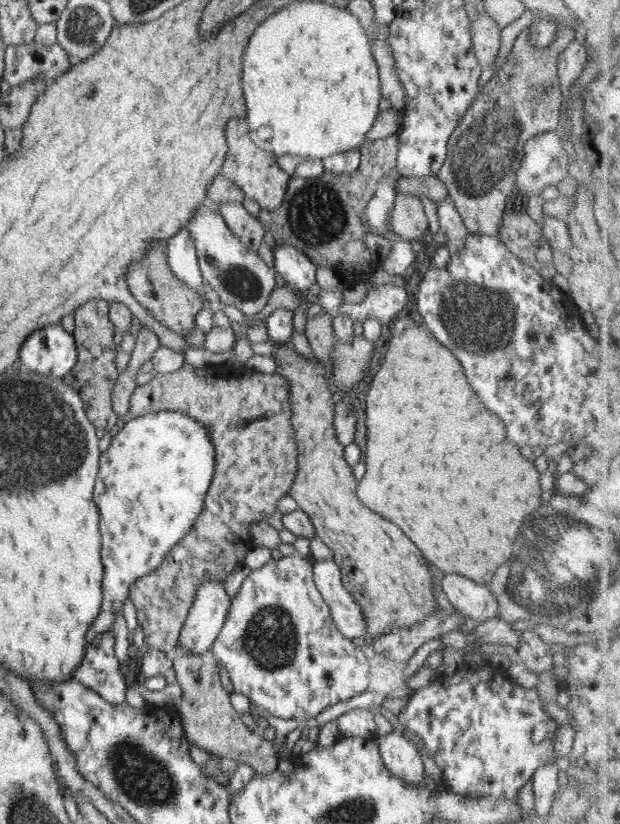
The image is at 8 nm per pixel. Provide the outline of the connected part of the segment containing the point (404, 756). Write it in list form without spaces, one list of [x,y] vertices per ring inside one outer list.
[[[401,730],[376,735],[376,738],[380,746],[380,756],[392,774],[412,785],[429,783],[416,744],[406,738]]]

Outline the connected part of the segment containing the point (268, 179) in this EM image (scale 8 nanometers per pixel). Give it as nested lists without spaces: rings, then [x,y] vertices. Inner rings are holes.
[[[231,118],[225,128],[227,154],[220,174],[236,183],[244,192],[244,196],[258,202],[262,208],[278,209],[284,200],[284,195],[292,178],[284,172],[277,163],[277,157],[257,147],[250,138],[247,119]]]

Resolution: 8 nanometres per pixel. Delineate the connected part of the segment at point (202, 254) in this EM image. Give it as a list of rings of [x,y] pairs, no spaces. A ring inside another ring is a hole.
[[[198,209],[185,226],[196,246],[202,278],[218,294],[222,306],[236,306],[248,317],[258,314],[276,288],[275,272],[256,252],[252,252],[234,236],[218,210],[209,212]]]

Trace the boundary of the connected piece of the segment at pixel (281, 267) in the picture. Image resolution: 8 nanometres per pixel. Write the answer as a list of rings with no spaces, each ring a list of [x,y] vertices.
[[[291,245],[275,246],[275,271],[292,289],[307,290],[316,282],[317,266],[310,257]]]

